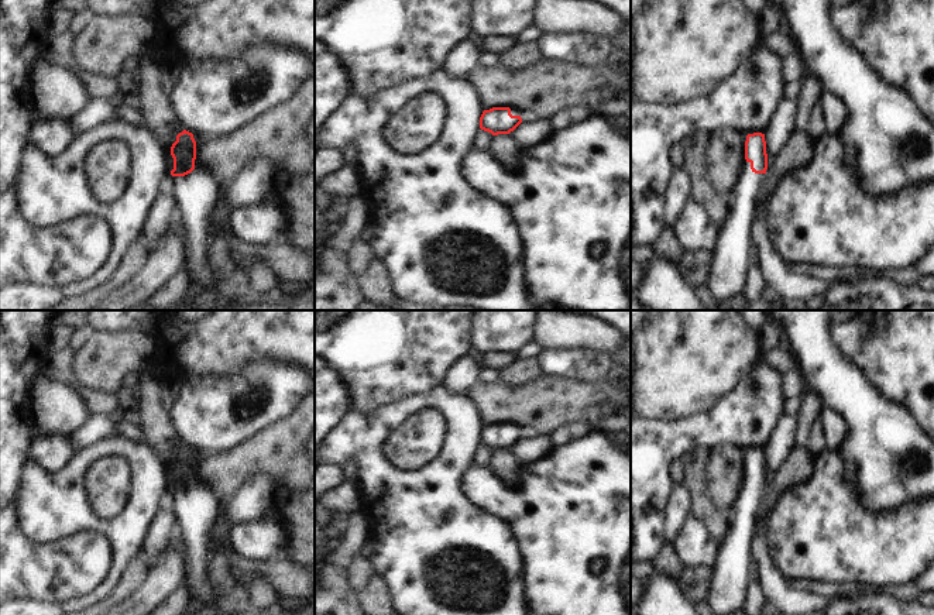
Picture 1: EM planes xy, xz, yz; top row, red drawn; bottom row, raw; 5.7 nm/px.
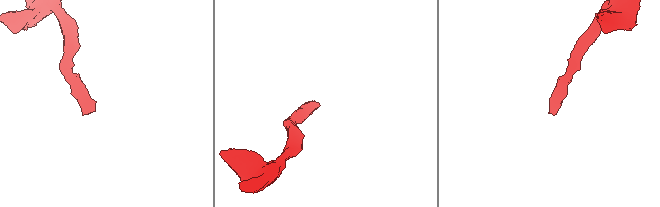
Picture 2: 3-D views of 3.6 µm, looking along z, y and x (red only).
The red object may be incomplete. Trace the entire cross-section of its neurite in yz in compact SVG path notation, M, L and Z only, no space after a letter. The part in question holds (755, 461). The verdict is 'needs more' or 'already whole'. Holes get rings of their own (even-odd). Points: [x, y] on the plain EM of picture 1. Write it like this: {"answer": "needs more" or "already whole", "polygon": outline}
{"answer": "needs more", "polygon": "M765 450L746 451L745 475L738 499L727 512L728 528L705 598L712 615L736 614L746 604L752 581L752 542L768 485Z"}

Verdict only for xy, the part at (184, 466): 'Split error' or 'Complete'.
Split error.

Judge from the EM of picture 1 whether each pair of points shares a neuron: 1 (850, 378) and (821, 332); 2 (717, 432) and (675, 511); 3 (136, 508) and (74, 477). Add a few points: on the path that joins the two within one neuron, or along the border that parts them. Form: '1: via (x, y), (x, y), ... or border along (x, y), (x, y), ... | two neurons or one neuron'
1: via (838, 367), (821, 350), (821, 343) | one neuron
2: border along (675, 484), (663, 515) | two neurons
3: via (120, 505), (105, 490), (89, 490) | one neuron

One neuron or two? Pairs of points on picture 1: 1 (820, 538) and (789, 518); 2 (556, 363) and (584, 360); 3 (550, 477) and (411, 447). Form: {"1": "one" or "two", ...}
{"1": "one", "2": "one", "3": "two"}

